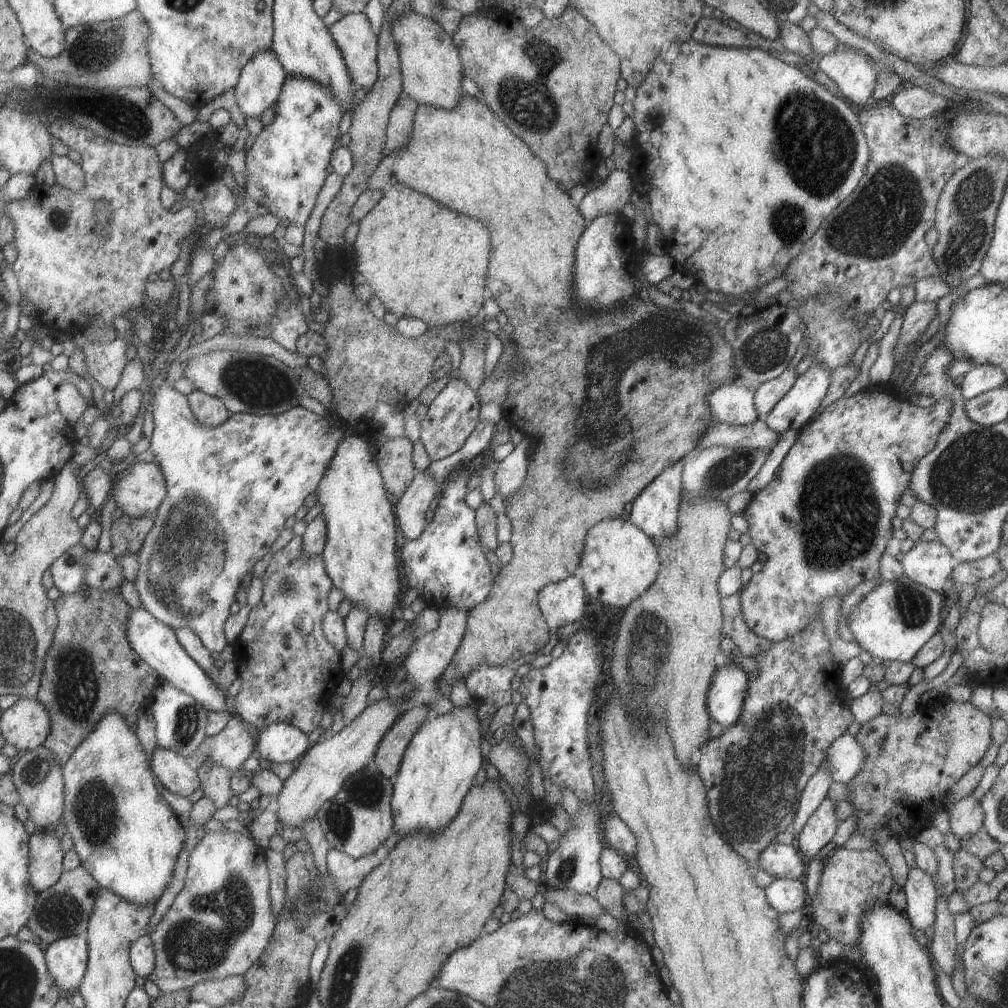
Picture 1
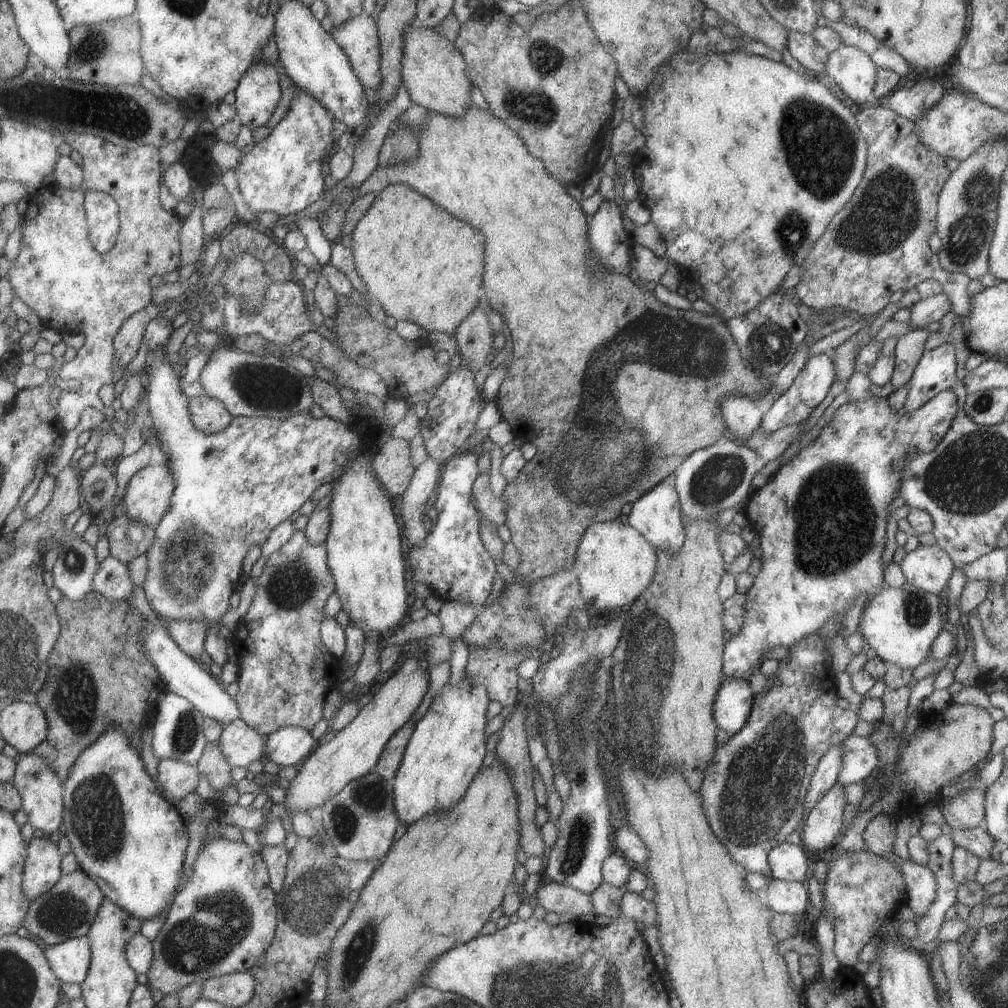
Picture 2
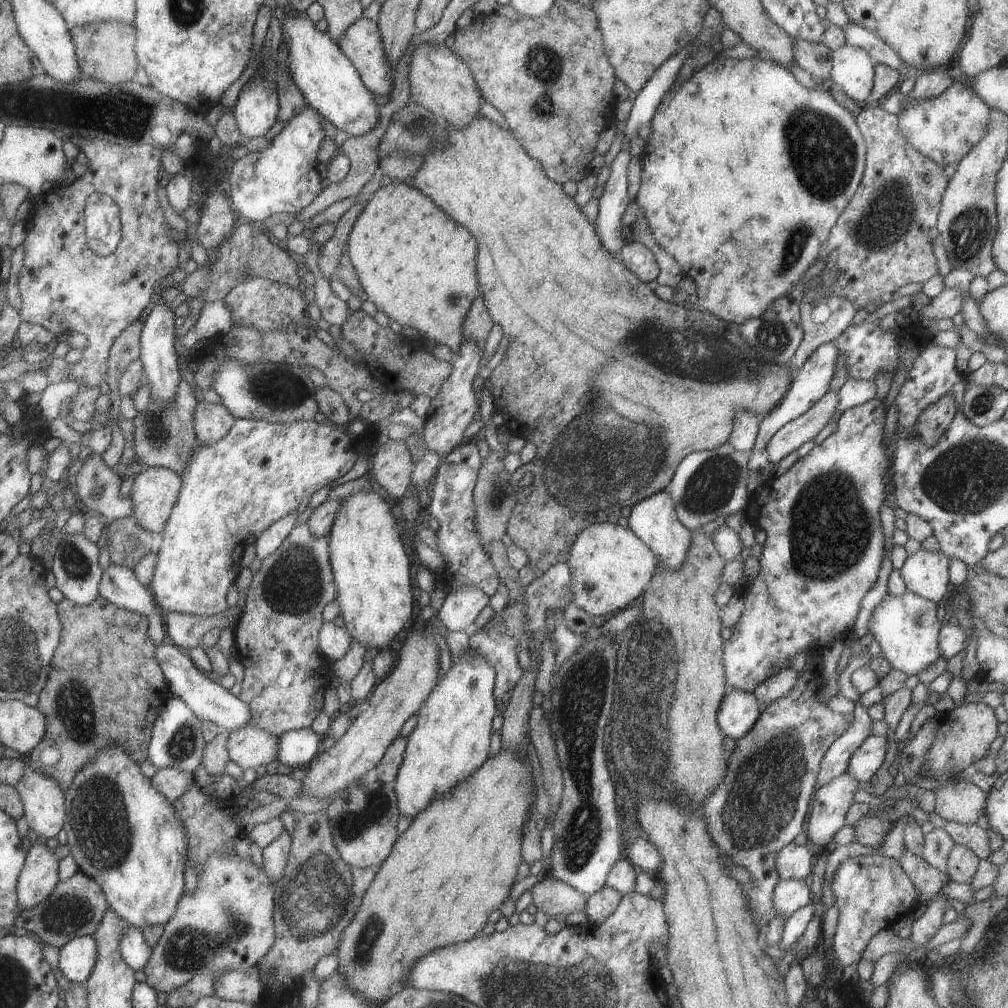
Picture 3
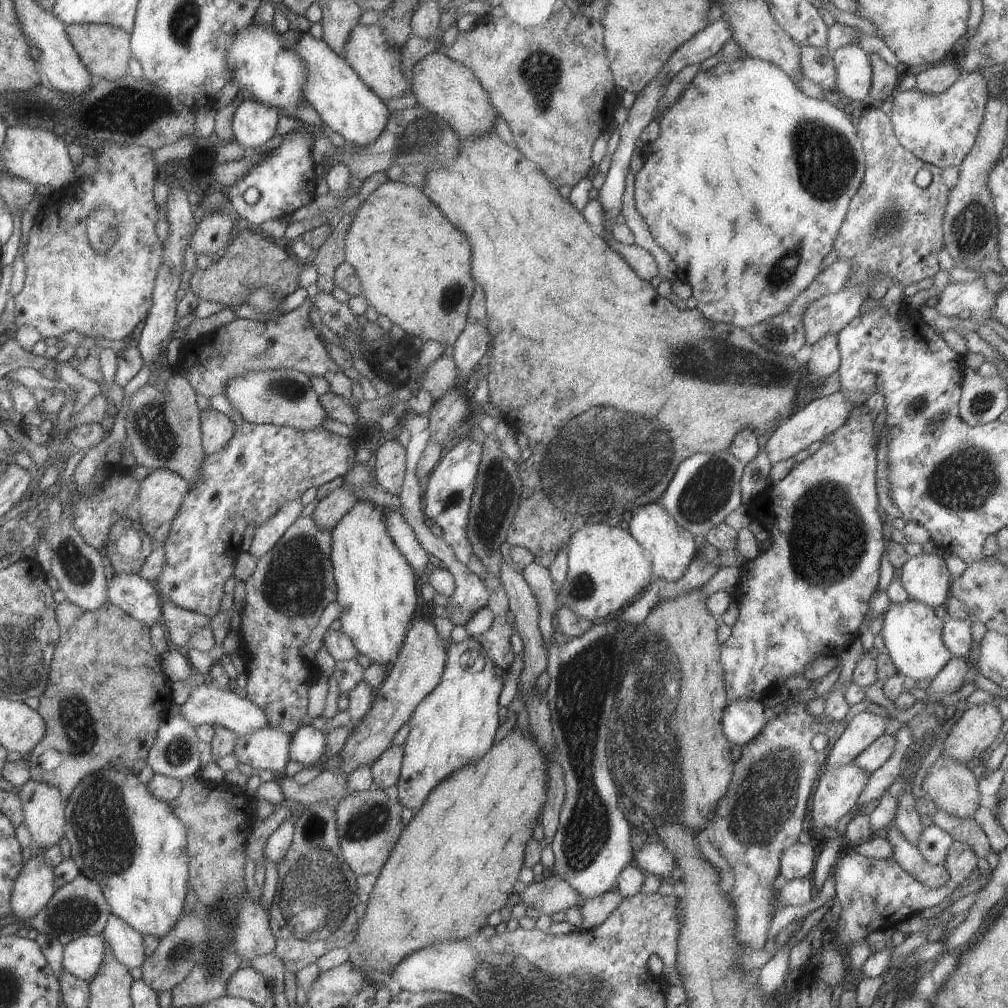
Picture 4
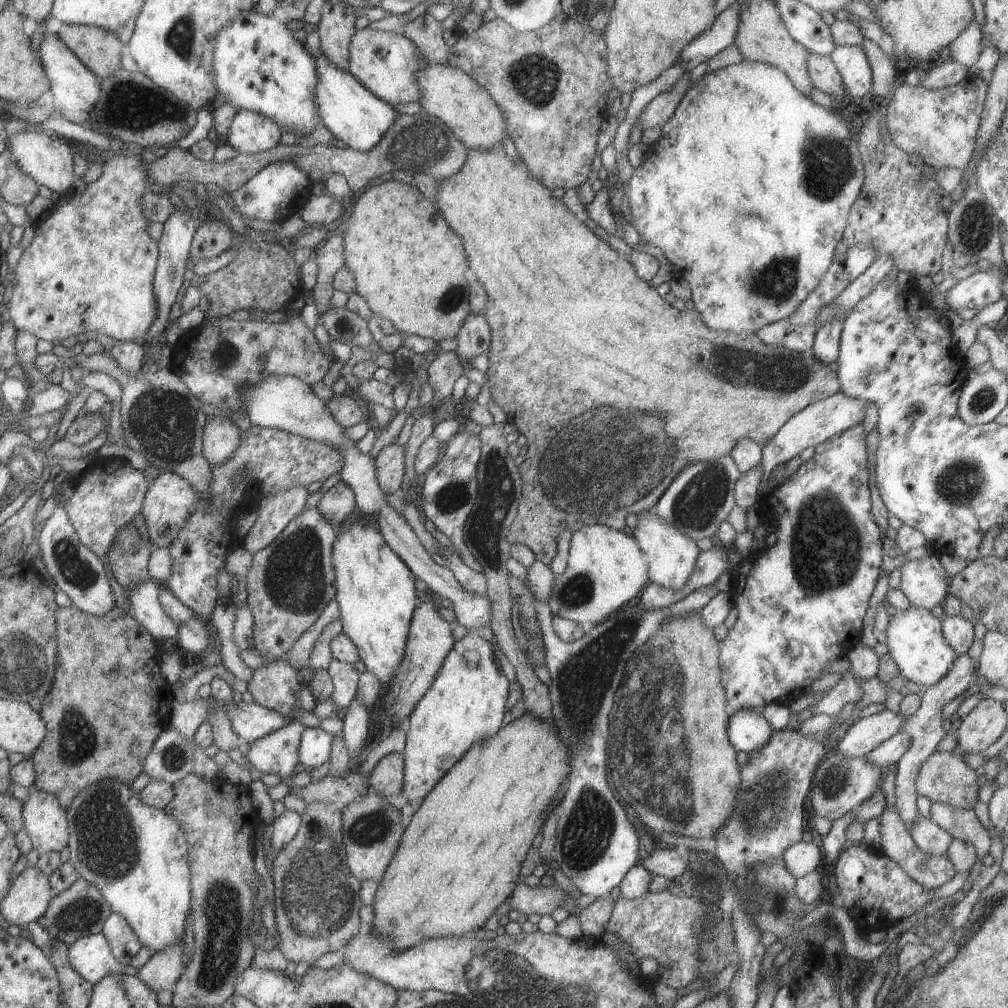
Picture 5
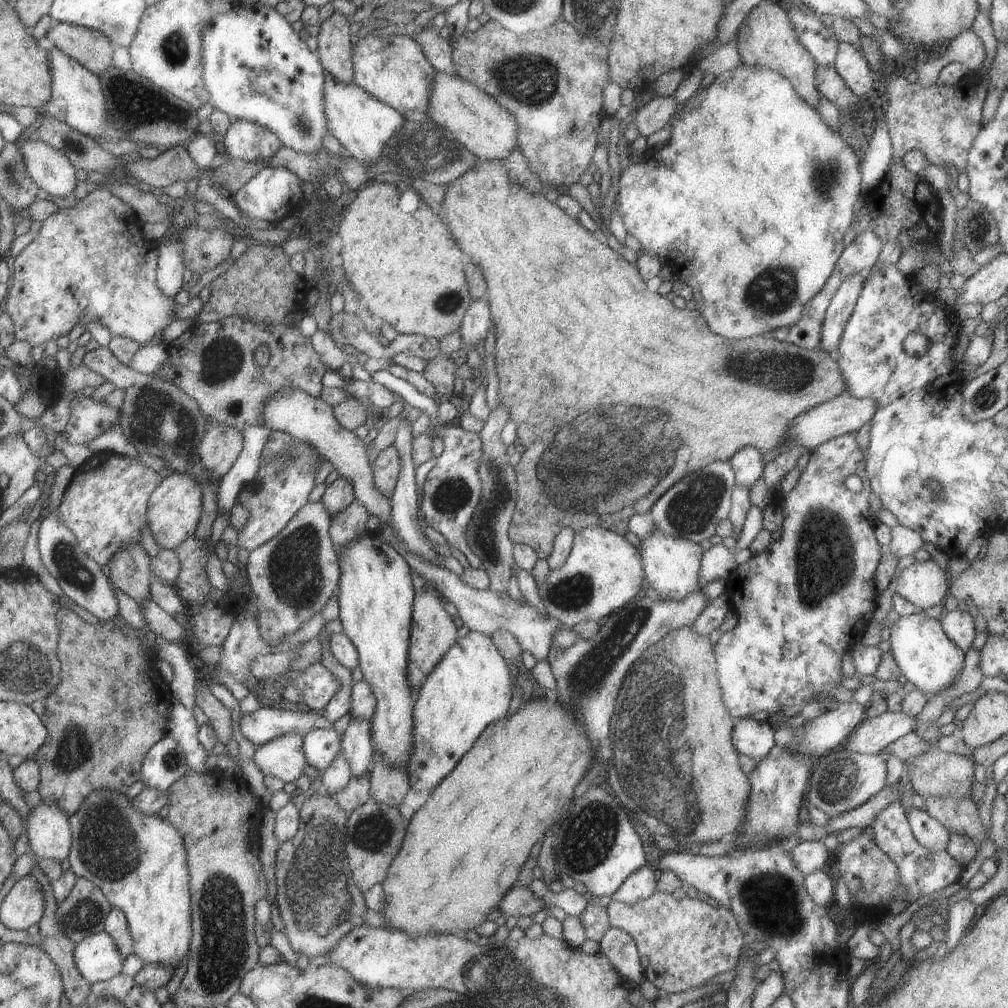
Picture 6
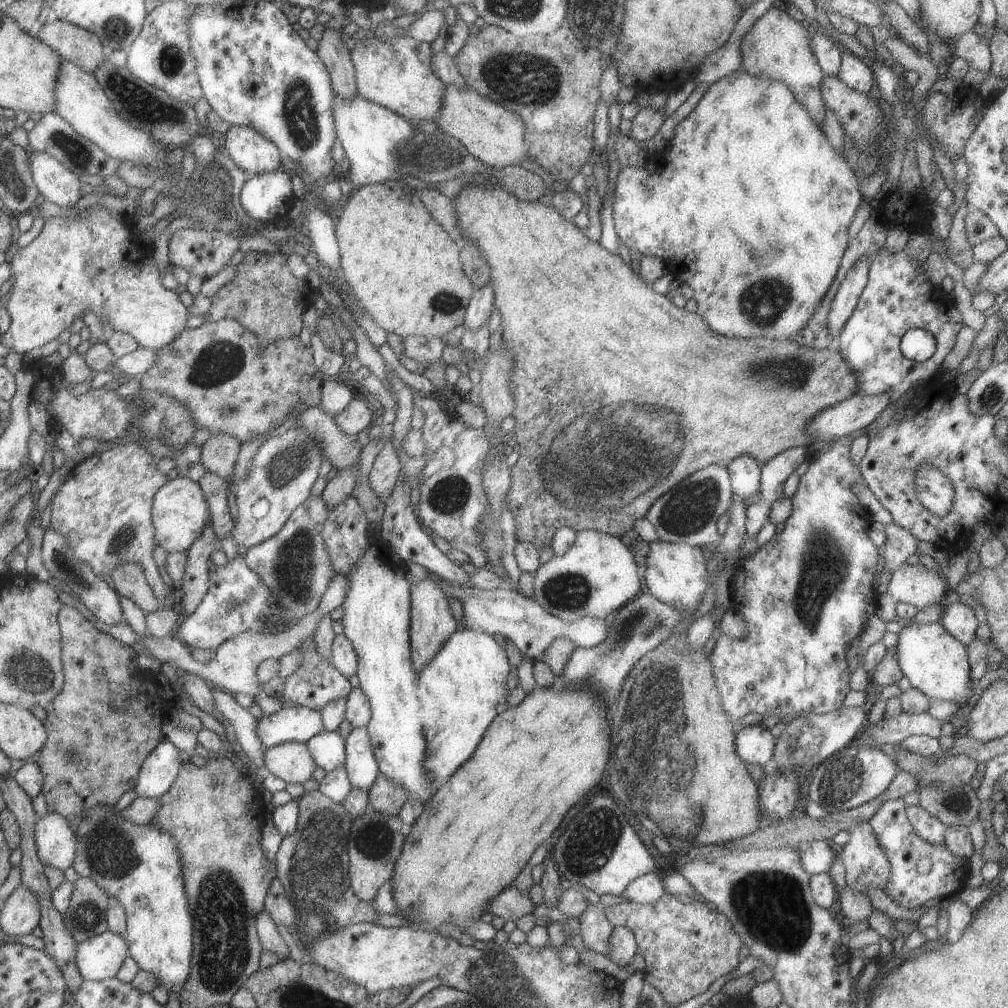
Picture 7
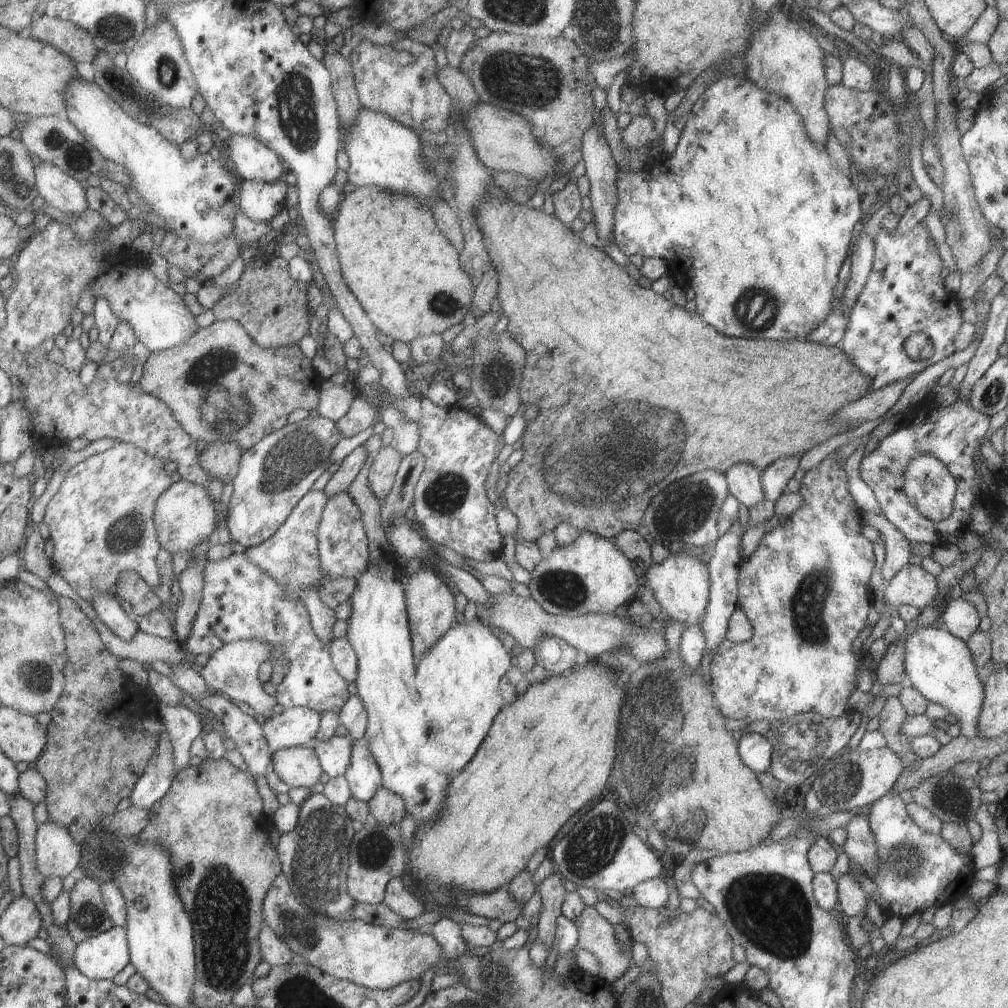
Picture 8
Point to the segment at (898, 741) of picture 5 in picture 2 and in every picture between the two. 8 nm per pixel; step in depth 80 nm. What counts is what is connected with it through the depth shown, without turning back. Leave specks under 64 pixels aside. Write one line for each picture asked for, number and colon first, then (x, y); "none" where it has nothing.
2: (858, 756)
3: (866, 758)
4: (869, 759)

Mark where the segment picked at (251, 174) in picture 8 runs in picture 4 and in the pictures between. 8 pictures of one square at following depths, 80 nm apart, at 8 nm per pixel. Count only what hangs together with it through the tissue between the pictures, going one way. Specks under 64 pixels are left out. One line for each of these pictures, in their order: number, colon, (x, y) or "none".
4: (253, 123)
5: (249, 132)
6: (243, 140)
7: (249, 151)

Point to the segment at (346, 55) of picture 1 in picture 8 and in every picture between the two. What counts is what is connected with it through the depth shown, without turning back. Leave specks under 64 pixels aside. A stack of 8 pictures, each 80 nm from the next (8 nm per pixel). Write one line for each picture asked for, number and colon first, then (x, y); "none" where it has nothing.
2: (357, 36)
3: (360, 42)
4: (376, 62)
5: (387, 64)
6: (393, 69)
7: (396, 74)
8: (399, 79)

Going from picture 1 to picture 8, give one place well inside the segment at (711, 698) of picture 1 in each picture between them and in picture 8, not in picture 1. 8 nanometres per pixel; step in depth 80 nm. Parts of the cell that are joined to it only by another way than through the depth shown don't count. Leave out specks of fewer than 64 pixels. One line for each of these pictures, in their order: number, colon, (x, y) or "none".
2: (731, 704)
3: (737, 711)
4: (742, 719)
5: (746, 728)
6: (754, 739)
7: (754, 745)
8: (755, 751)

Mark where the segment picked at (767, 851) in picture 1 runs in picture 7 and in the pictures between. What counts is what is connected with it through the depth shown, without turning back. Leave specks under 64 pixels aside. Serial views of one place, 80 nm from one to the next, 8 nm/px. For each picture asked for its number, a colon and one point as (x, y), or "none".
2: (788, 862)
3: (792, 861)
4: (796, 861)
5: (800, 858)
6: (808, 857)
7: (817, 856)

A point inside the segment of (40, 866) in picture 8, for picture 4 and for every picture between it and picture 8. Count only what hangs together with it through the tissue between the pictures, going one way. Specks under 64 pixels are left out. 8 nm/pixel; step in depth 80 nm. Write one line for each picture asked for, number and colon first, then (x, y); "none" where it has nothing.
4: (43, 810)
5: (43, 819)
6: (47, 829)
7: (55, 844)

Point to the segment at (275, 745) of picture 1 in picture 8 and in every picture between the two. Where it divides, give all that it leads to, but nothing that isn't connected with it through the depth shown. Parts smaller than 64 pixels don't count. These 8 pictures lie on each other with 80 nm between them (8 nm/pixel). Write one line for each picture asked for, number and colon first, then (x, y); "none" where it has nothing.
2: (287, 745)
3: (295, 748)
4: (306, 745)
5: (314, 745)
6: (320, 746)
7: (327, 749)
8: (333, 754)

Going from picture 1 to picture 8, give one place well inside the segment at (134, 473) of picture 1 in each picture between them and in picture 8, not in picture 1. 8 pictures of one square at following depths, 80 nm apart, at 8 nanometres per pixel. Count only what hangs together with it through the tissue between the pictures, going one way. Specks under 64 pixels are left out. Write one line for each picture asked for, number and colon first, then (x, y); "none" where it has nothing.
2: (146, 496)
3: (153, 491)
4: (160, 493)
5: (169, 499)
6: (173, 509)
7: (179, 511)
8: (184, 515)

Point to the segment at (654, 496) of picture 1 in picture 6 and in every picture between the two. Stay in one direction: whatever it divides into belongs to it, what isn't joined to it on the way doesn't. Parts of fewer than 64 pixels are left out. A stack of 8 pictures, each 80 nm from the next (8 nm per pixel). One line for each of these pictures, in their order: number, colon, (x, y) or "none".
2: (656, 515)
3: (653, 519)
4: (670, 549)
5: (670, 555)
6: (670, 566)

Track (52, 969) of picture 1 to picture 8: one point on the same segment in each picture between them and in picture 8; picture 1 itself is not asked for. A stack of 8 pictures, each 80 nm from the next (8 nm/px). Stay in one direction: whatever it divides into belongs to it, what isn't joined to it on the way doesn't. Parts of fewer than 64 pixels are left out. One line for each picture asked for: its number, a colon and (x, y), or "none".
2: (69, 960)
3: (75, 959)
4: (81, 957)
5: (91, 957)
6: (97, 959)
7: (100, 957)
8: (100, 957)

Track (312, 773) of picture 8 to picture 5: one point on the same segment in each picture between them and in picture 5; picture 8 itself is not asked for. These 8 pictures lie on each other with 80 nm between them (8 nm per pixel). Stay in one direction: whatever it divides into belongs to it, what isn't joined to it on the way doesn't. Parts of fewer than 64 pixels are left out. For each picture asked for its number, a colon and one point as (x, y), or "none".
5: (275, 753)
6: (282, 757)
7: (291, 762)

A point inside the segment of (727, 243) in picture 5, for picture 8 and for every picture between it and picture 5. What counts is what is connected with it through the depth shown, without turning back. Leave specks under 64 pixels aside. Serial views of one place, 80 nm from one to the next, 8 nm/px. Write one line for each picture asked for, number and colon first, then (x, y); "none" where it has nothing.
6: (751, 195)
7: (750, 184)
8: (749, 201)

